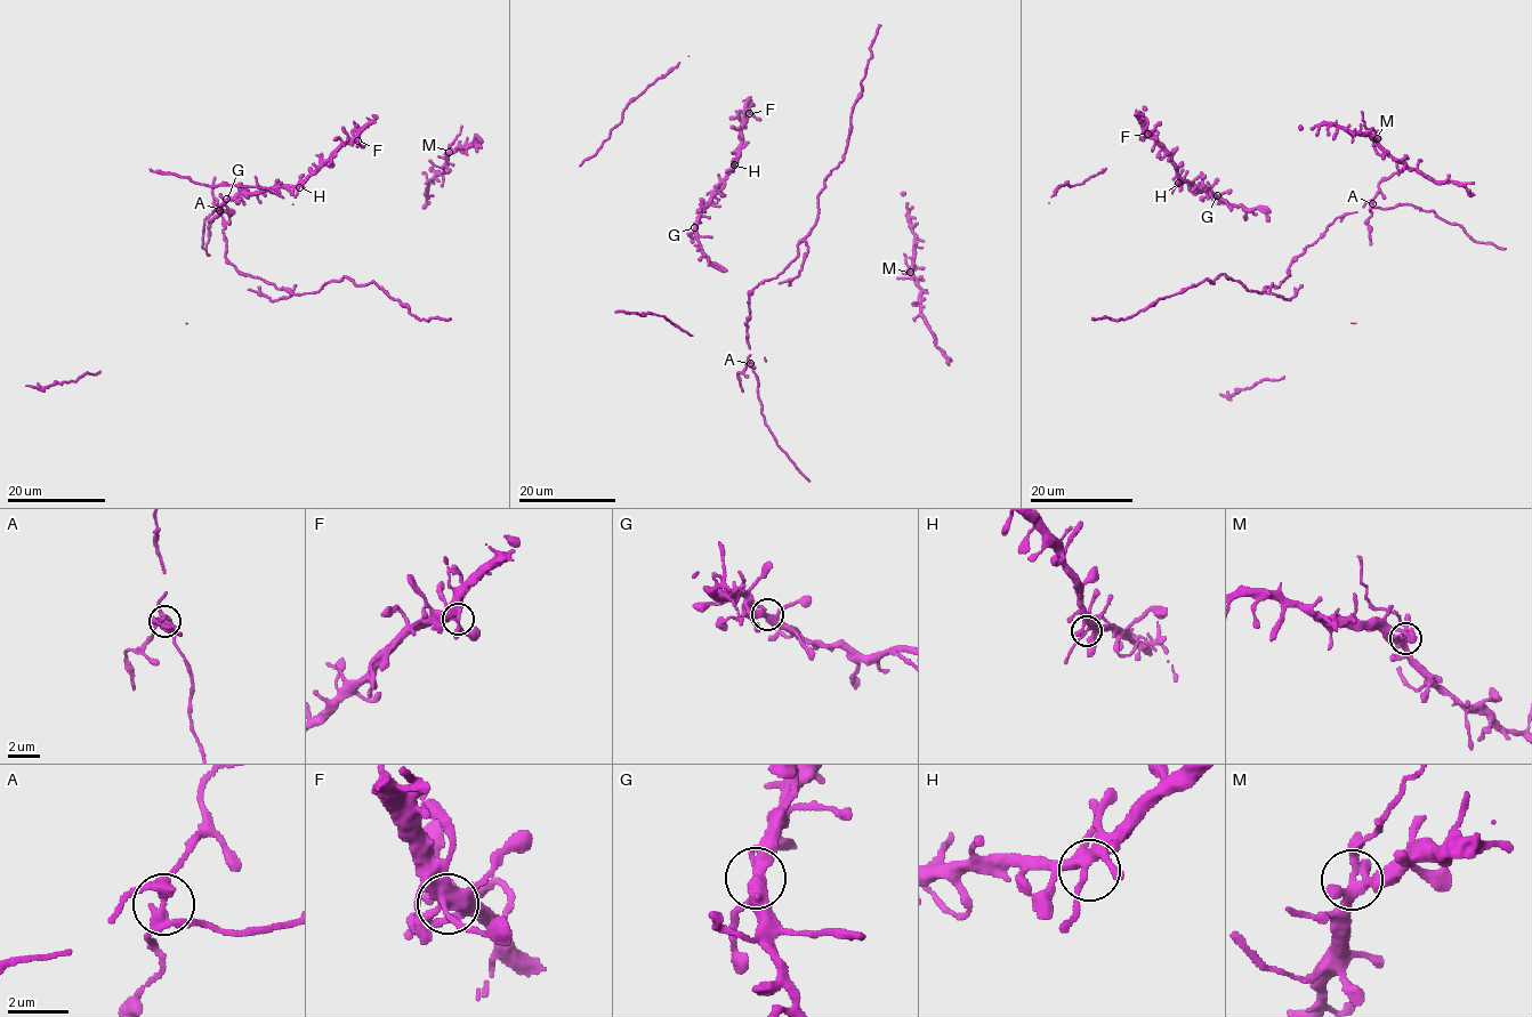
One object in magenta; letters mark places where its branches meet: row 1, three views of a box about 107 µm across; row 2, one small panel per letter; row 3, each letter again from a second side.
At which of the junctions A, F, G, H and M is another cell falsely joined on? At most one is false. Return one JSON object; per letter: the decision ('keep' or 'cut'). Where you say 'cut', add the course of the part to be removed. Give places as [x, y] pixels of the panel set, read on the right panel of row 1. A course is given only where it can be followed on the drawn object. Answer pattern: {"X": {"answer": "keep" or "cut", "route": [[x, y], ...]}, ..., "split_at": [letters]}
{"A": {"answer": "cut", "route": [[1371, 203], [1388, 209], [1411, 204], [1433, 211], [1440, 218], [1459, 225], [1474, 240], [1505, 249]]}, "F": {"answer": "keep"}, "G": {"answer": "keep"}, "H": {"answer": "keep"}, "M": {"answer": "keep"}, "split_at": ["A"]}

